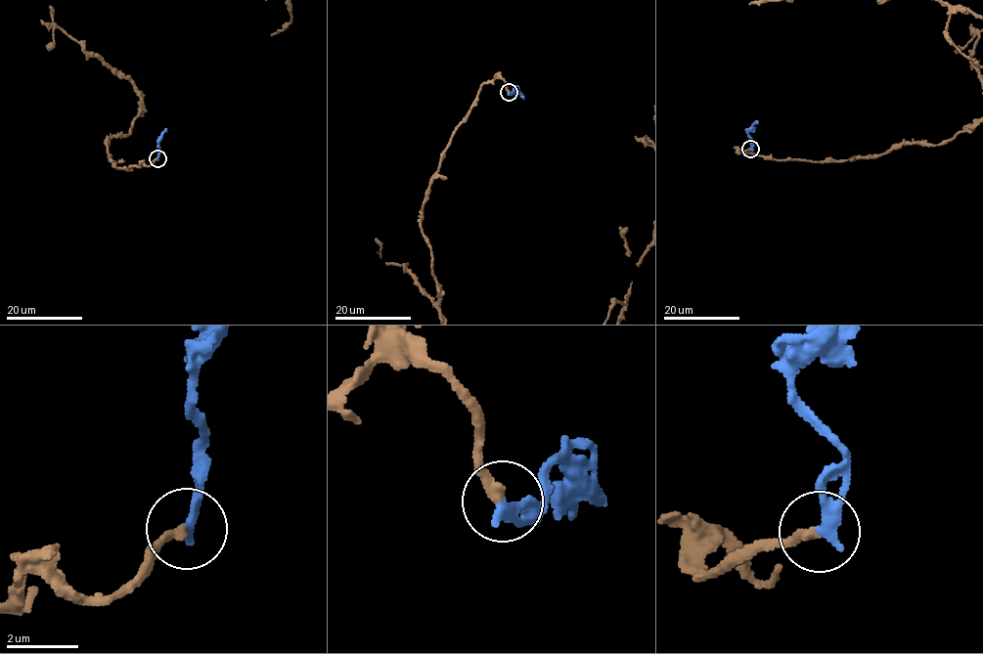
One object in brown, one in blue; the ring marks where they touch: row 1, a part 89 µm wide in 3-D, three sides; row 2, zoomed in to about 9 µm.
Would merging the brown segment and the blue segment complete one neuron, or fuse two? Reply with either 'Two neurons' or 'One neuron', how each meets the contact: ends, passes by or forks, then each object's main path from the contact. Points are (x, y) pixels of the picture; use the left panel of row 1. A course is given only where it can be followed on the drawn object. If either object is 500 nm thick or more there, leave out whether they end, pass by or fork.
One neuron. At the ring brown ends. At the ring blue passes by. Course of blue: (157, 158), (157, 141), (166, 129)

